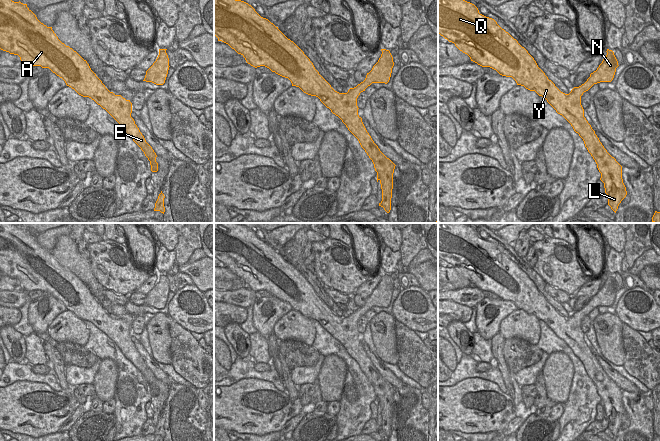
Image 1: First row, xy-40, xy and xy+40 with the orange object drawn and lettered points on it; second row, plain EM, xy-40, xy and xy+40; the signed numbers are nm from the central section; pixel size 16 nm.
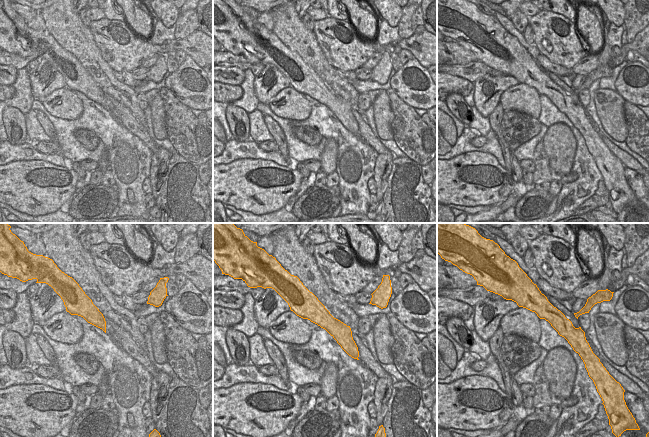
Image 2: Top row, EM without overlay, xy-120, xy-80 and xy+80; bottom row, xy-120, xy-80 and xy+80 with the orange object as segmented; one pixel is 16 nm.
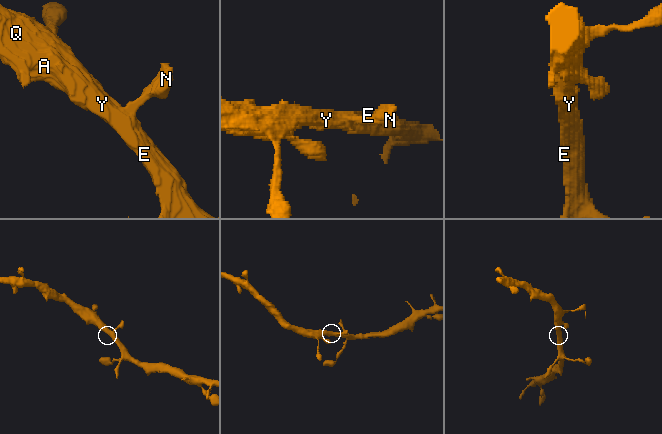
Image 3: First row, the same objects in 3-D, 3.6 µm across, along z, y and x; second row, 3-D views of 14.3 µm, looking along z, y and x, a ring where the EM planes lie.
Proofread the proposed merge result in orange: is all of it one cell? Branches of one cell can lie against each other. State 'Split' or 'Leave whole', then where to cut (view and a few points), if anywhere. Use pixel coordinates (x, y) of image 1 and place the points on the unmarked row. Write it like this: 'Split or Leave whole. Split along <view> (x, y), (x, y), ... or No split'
Leave whole. No split

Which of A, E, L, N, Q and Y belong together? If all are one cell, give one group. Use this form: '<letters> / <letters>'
A E L N Q Y

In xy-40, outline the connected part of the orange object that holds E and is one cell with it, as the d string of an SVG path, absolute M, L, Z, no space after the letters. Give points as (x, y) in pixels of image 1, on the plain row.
M0 223L0 273L10 278L18 279L25 292L33 290L49 292L79 319L94 324L119 347L123 355L141 372L150 385L151 395L158 395L157 379L146 366L131 341L132 327L130 324L110 316L91 294L87 285L72 272L62 267L52 254L52 251L47 251L41 247L27 231L27 228L23 228L20 225L14 226L11 223Z

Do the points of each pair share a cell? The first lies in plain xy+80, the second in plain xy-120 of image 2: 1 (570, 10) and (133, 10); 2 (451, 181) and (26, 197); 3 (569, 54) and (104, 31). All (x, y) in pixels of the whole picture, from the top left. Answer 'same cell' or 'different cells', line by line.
1: different cells
2: same cell
3: same cell

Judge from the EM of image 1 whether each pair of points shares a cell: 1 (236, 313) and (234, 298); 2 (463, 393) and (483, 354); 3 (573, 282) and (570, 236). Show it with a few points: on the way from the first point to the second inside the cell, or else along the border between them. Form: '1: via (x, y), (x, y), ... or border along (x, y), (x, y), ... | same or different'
1: border along (224, 302), (245, 308) | different
2: border along (494, 382), (480, 378), (464, 378), (449, 386) | different
3: border along (553, 237), (563, 239), (575, 246) | different

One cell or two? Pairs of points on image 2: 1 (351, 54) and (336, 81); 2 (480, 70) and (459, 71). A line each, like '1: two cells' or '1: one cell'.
1: two cells
2: one cell

